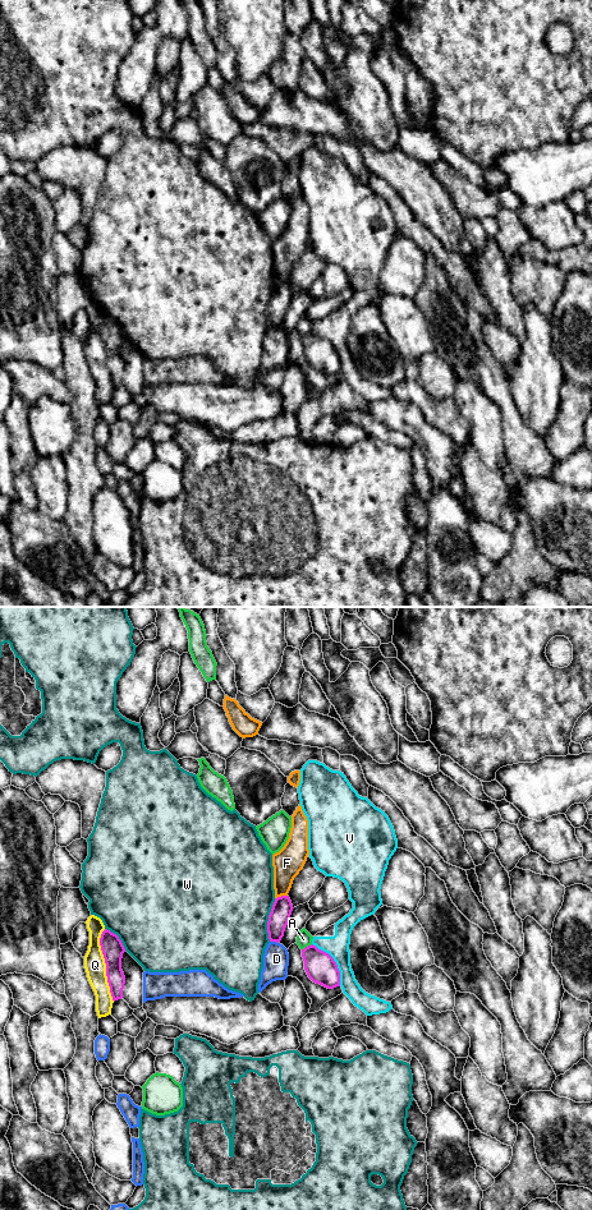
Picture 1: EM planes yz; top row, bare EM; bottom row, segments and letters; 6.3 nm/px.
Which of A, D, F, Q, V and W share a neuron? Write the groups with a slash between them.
A / D Q / F / V / W

